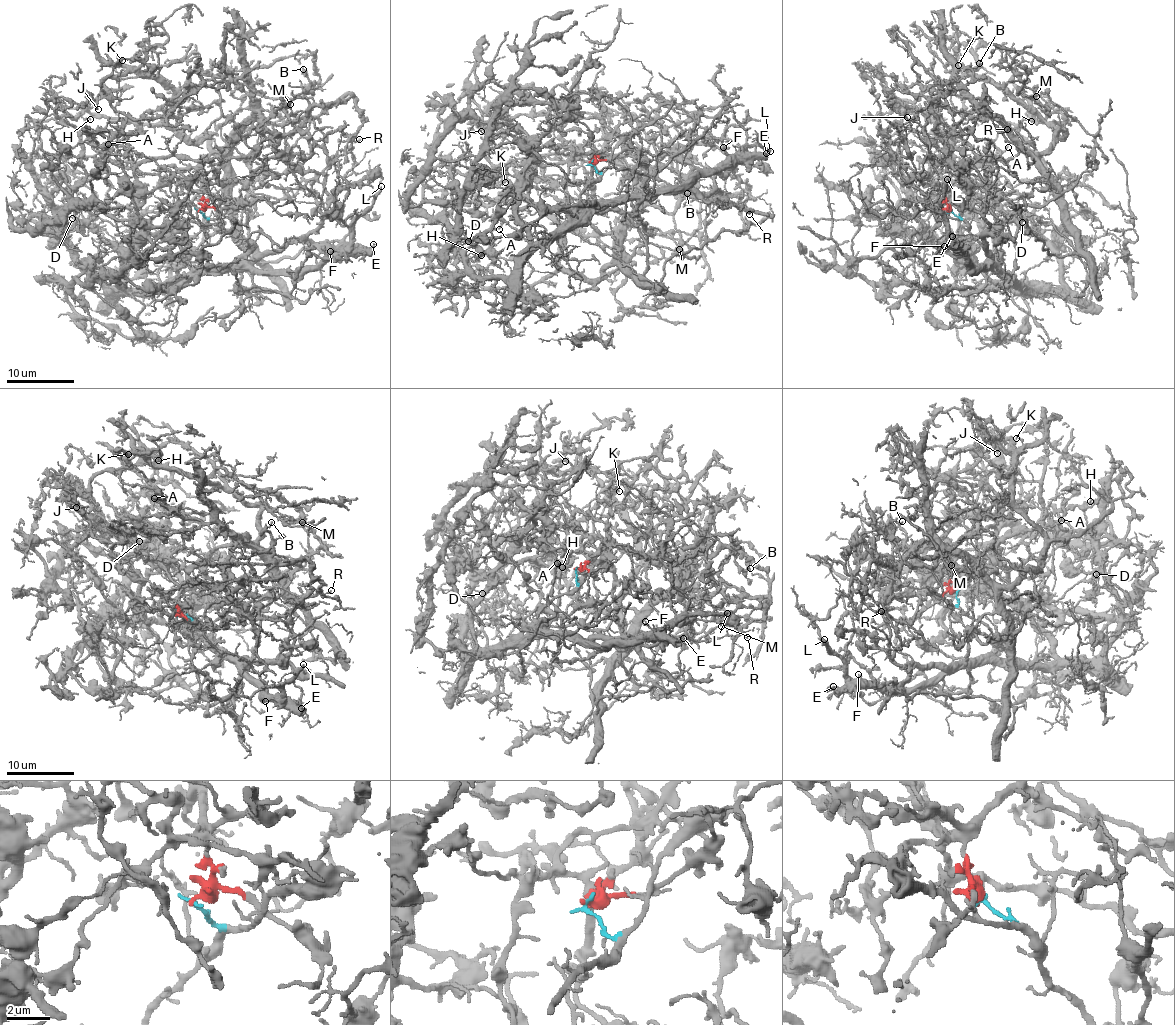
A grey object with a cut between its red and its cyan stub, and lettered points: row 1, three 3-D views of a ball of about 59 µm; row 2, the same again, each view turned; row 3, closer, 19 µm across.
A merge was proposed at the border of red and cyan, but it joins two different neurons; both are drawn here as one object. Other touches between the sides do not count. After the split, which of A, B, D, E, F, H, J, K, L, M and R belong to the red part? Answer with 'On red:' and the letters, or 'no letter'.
On red: A, B, H, J, K, M, R

